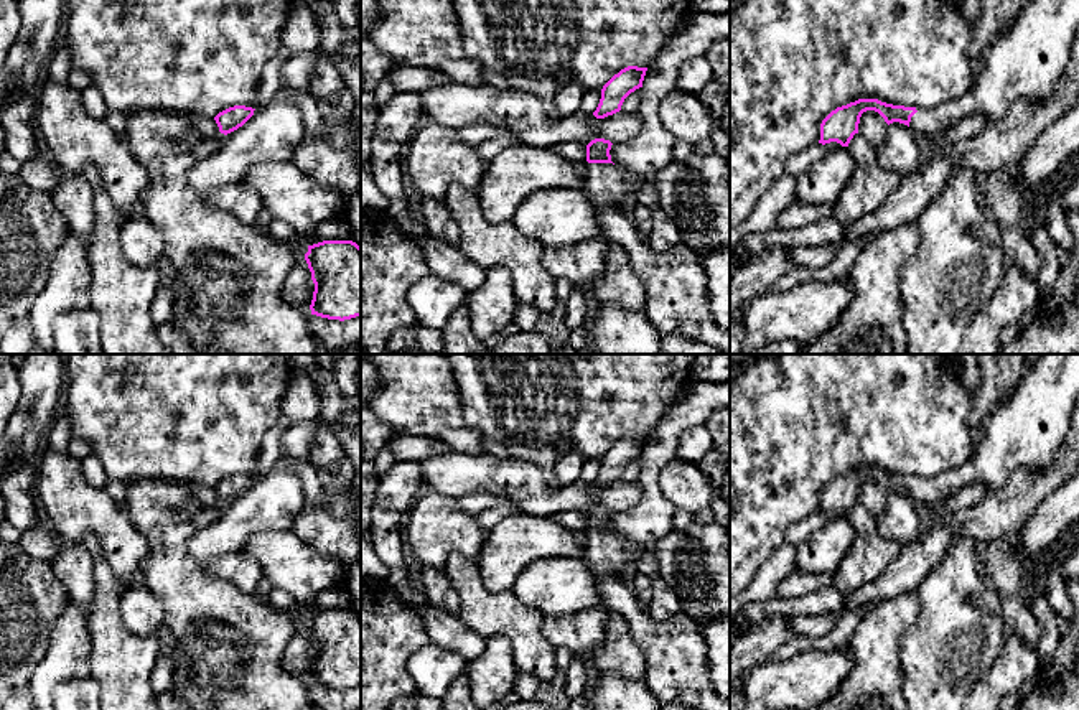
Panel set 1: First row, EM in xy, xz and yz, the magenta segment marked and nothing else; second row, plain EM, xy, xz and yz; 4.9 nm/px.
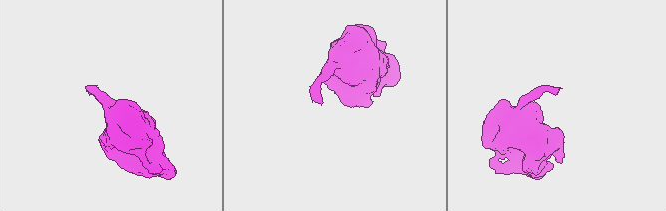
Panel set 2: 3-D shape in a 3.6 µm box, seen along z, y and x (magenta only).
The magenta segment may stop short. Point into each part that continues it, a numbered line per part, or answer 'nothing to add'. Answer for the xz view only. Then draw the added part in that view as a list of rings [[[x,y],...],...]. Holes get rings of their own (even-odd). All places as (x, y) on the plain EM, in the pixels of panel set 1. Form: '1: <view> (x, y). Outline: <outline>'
1: xz (605, 552). Outline: [[[588,532],[582,560],[591,572],[595,582],[605,575],[626,578],[631,572],[634,550],[613,532]]]

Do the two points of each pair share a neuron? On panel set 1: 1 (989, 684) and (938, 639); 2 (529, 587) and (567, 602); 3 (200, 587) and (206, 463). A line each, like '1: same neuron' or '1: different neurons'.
1: different neurons
2: same neuron
3: different neurons

